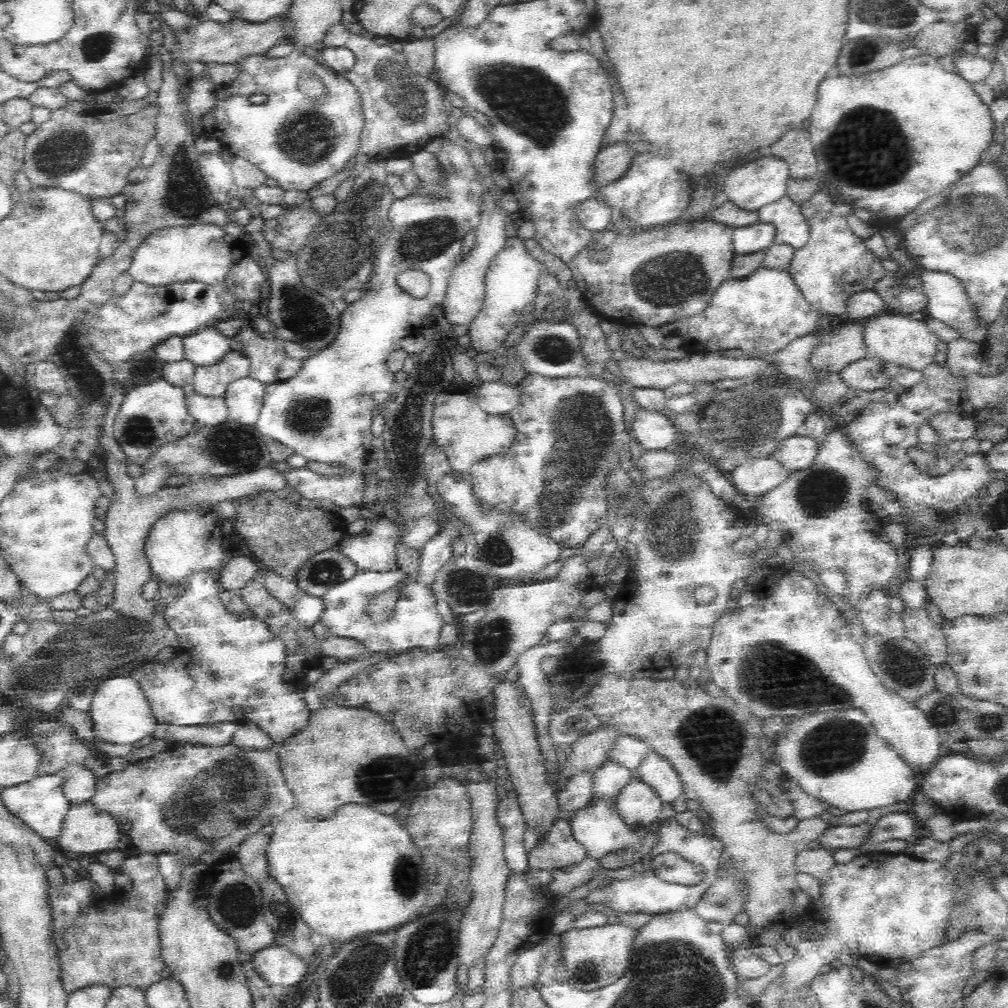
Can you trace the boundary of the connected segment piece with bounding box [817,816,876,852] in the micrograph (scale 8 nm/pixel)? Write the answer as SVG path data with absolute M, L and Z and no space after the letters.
M870 816L864 824L832 824L817 839L824 848L836 851L838 848L859 848L870 836L872 826L876 824L876 816Z

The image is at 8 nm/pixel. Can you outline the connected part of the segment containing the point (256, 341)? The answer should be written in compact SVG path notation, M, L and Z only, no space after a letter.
M244 326L234 336L230 337L230 350L238 351L250 361L249 377L265 385L278 379L278 366L286 358L283 338L262 338L259 332L250 326Z

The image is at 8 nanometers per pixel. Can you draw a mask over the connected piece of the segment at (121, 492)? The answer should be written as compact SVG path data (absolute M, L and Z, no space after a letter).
M113 409L106 413L99 438L100 445L104 449L105 475L114 487L114 495L104 520L105 528L103 531L108 546L115 556L115 567L111 572L114 575L114 601L110 606L114 607L120 615L134 617L149 627L155 614L156 602L144 599L142 587L151 579L150 563L145 555L145 542L151 527L168 512L192 510L192 507L202 510L208 504L215 505L223 500L237 502L239 498L256 495L263 491L270 490L275 493L279 490L288 490L288 479L286 479L286 474L282 474L270 466L270 468L265 467L258 471L238 475L189 480L178 488L165 487L154 495L138 495L134 478L127 474L127 457L123 454L118 441L111 435L115 413L116 410Z

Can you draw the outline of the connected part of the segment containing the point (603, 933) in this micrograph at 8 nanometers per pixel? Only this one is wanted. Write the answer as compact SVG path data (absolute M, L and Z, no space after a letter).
M608 924L598 928L584 928L584 930L570 929L561 935L562 960L569 972L570 981L580 990L596 991L603 986L616 983L630 963L632 944L637 936L637 930L628 928L624 924Z

